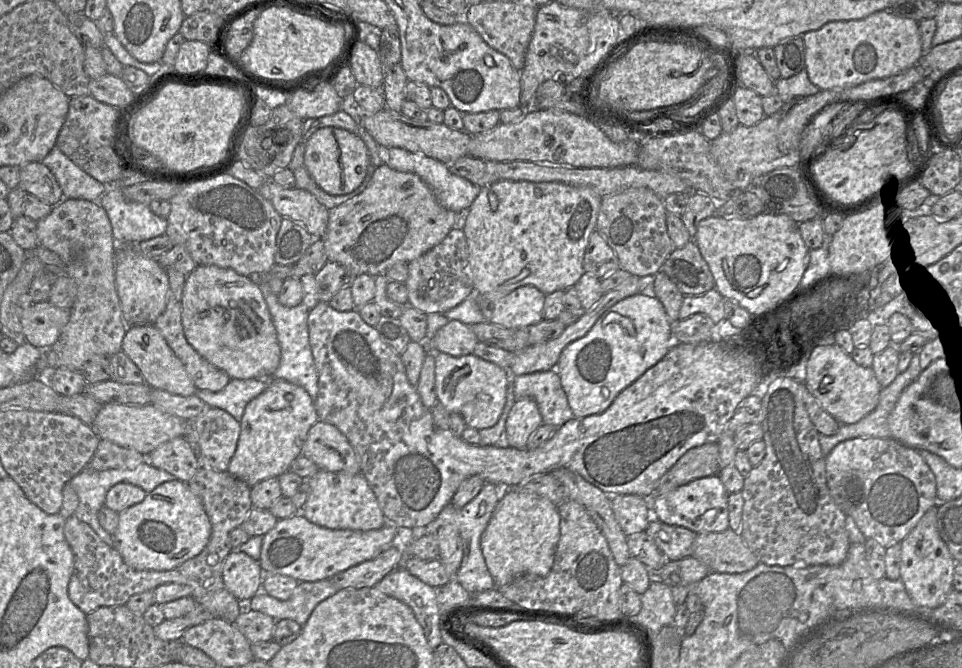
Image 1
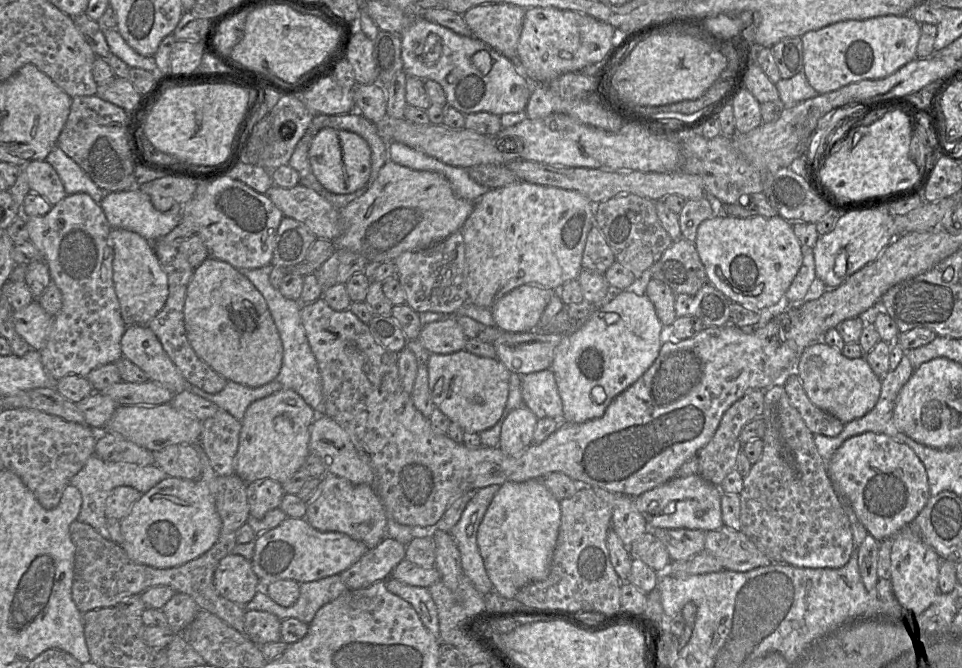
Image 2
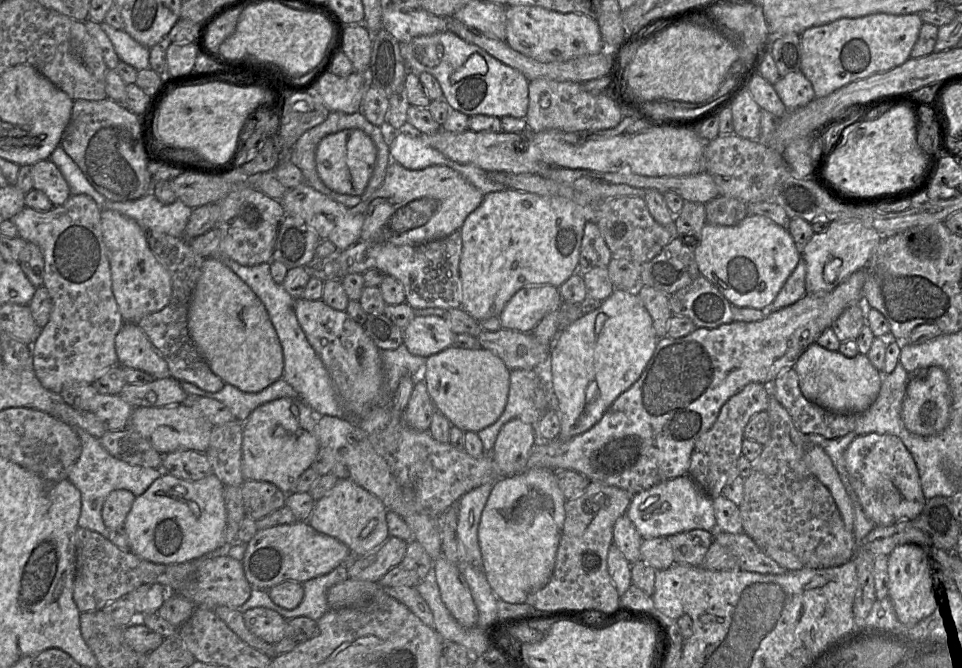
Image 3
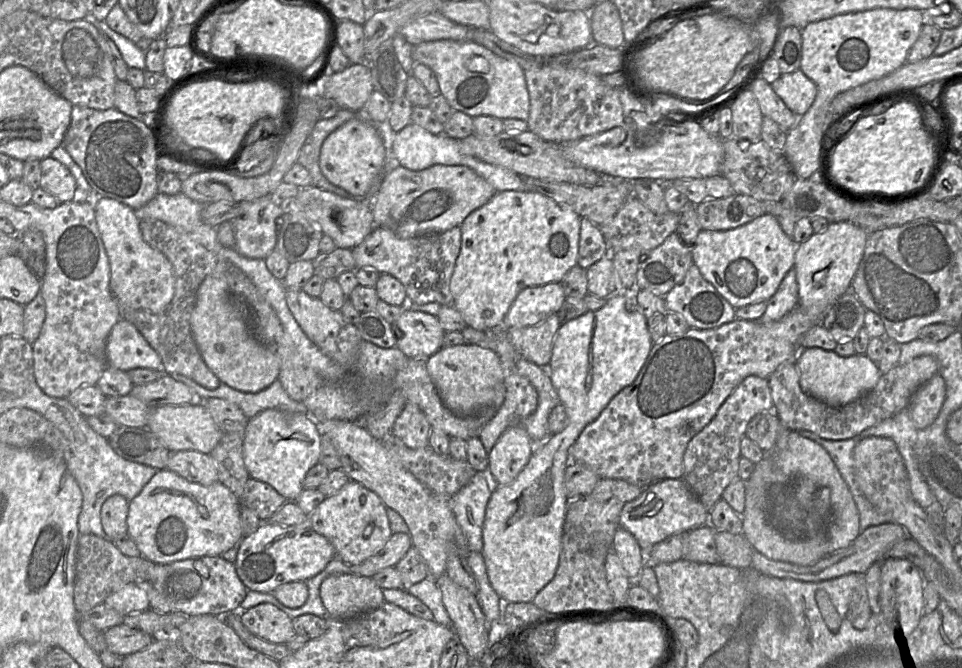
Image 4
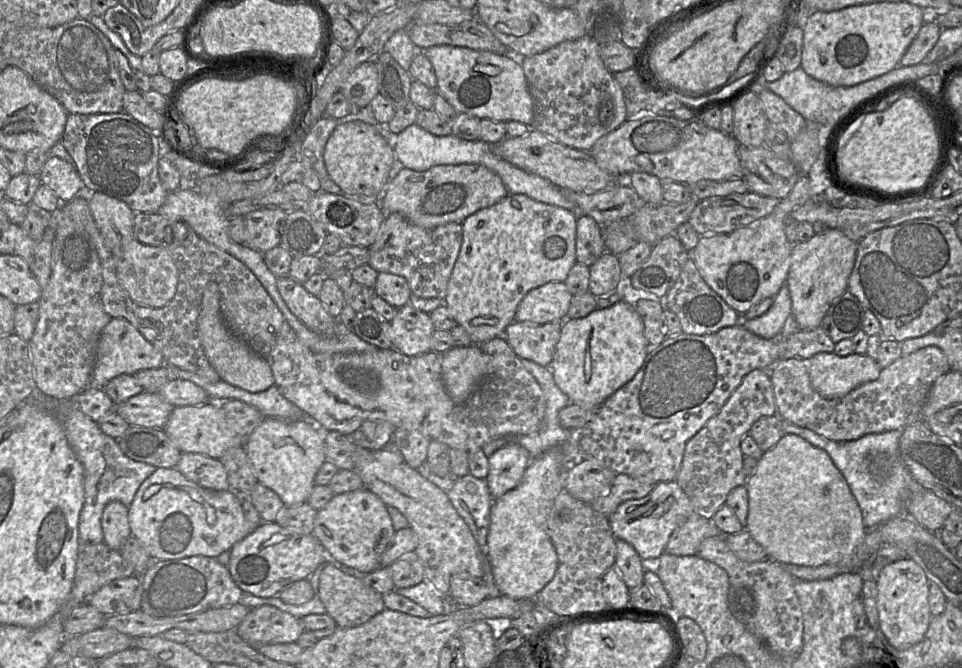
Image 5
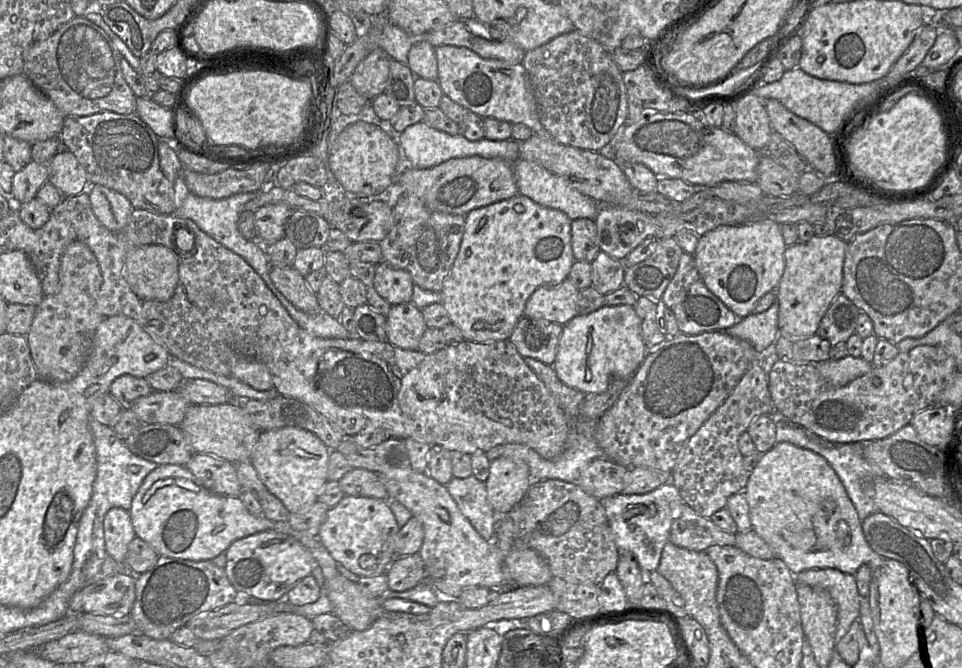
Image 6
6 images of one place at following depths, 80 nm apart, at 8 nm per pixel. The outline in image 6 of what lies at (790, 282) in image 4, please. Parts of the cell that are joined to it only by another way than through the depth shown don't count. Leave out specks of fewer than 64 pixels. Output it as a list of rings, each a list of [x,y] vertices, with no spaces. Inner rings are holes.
[[[775,300],[767,310],[739,318],[724,331],[749,342],[758,352],[766,353],[778,335],[778,310],[778,302]]]

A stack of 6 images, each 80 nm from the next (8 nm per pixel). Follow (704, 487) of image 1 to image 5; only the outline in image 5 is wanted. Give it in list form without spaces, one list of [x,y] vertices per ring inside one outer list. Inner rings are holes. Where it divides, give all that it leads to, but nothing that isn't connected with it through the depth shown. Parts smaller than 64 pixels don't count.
[[[678,482],[657,483],[644,498],[623,502],[609,517],[609,523],[616,539],[631,544],[644,562],[645,571],[653,568],[665,552],[665,547],[672,533],[692,516],[694,508],[687,494]]]

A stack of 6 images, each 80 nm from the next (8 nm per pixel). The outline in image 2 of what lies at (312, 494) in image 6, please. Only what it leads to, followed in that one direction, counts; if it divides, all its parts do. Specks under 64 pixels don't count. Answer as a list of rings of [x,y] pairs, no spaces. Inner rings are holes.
[[[282,389],[254,401],[241,421],[238,451],[234,471],[246,483],[272,479],[280,484],[300,470],[310,454],[312,425],[318,414],[291,389]]]

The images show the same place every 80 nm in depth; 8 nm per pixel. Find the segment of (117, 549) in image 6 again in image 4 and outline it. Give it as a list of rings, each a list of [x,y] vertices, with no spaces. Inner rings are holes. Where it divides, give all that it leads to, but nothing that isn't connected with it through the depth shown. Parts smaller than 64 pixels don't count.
[[[115,494],[106,499],[101,507],[101,524],[106,538],[113,541],[127,533],[129,502],[125,497]]]

